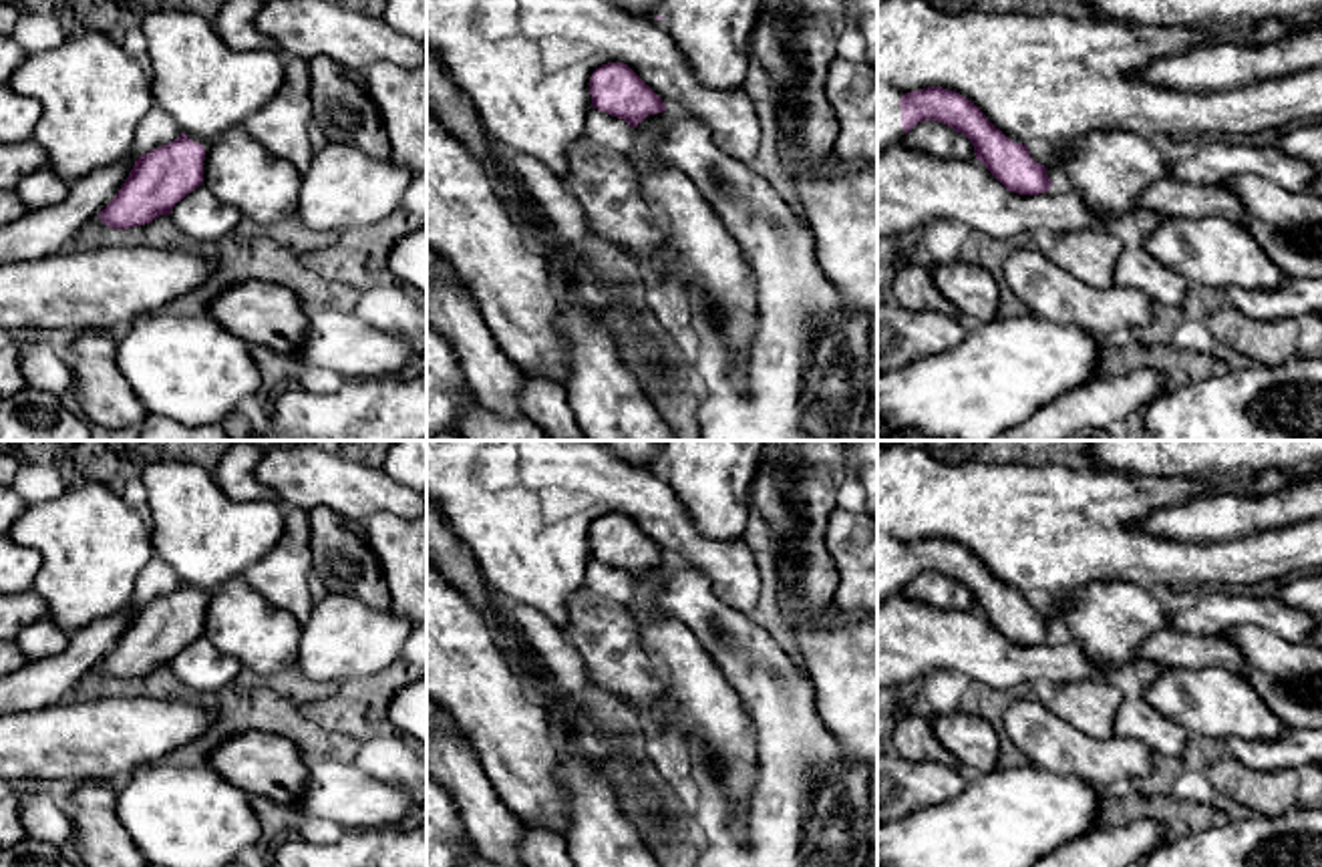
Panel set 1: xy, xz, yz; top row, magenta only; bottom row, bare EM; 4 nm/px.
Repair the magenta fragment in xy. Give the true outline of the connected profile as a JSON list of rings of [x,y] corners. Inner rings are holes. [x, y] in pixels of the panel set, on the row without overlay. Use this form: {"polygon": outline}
{"polygon": [[[179,461],[147,465],[141,473],[149,501],[155,553],[179,575],[181,585],[141,605],[113,652],[99,664],[115,680],[129,680],[169,666],[177,652],[203,634],[203,612],[209,593],[241,577],[280,541],[286,509],[276,501],[233,501],[203,467]]]}

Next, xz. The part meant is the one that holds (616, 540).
{"polygon": [[[608,513],[590,527],[592,557],[624,569],[640,601],[626,605],[638,622],[642,646],[662,680],[662,708],[672,732],[698,740],[730,803],[728,825],[747,839],[747,801],[757,783],[755,726],[742,698],[684,624],[664,618],[656,597],[670,569],[662,549],[624,513]]]}

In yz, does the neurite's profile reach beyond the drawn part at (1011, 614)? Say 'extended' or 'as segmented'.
extended

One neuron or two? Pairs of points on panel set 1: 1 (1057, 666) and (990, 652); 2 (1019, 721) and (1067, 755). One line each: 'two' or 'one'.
1: one
2: one

